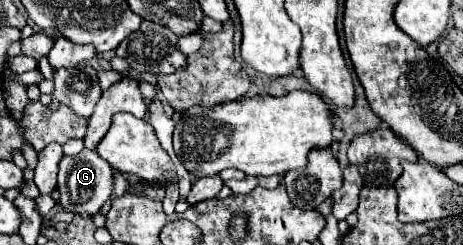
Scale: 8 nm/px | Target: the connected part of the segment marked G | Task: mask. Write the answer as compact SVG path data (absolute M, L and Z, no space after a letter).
M85 148L75 156L63 156L59 162L59 180L57 180L57 186L61 190L59 204L69 212L75 214L89 212L91 216L95 216L101 210L101 206L111 198L113 174L115 170L95 150Z

